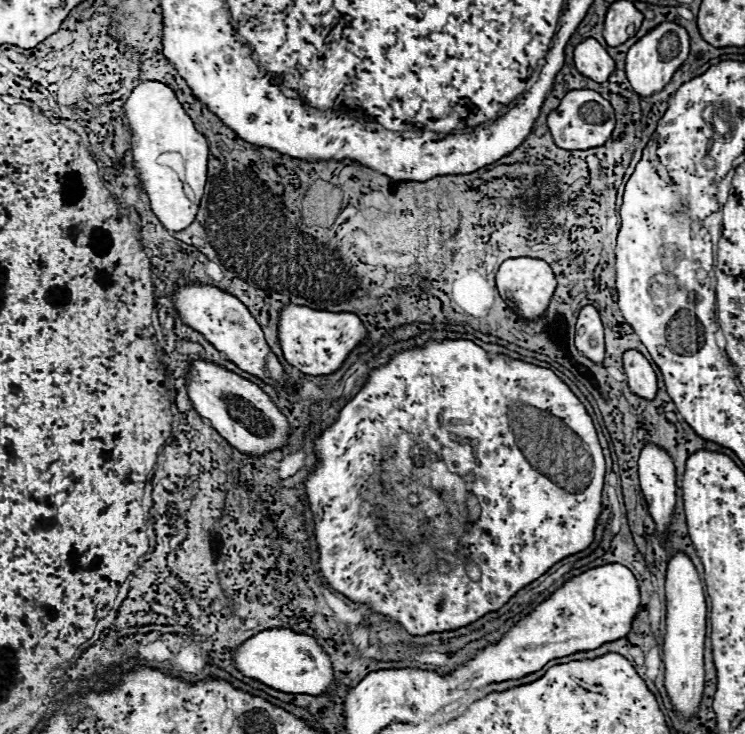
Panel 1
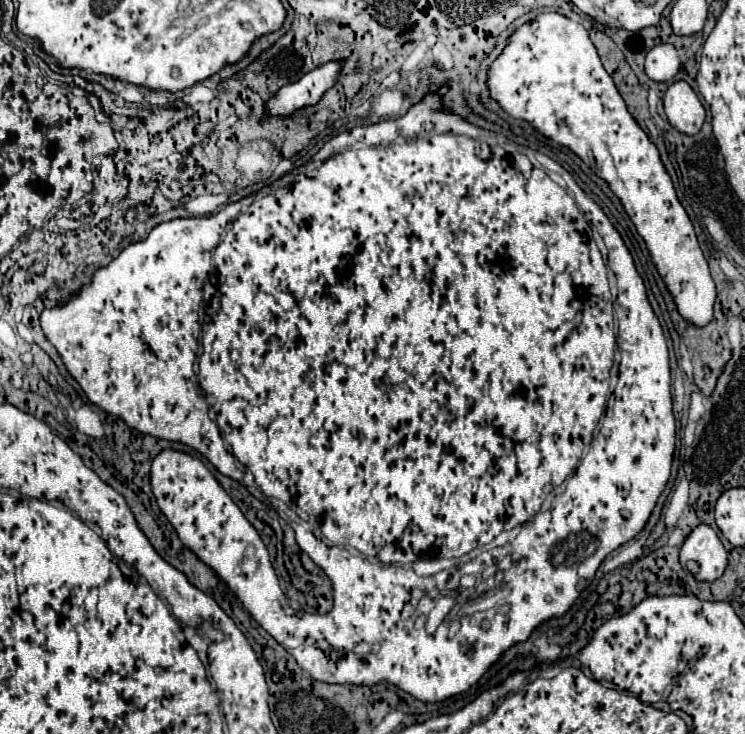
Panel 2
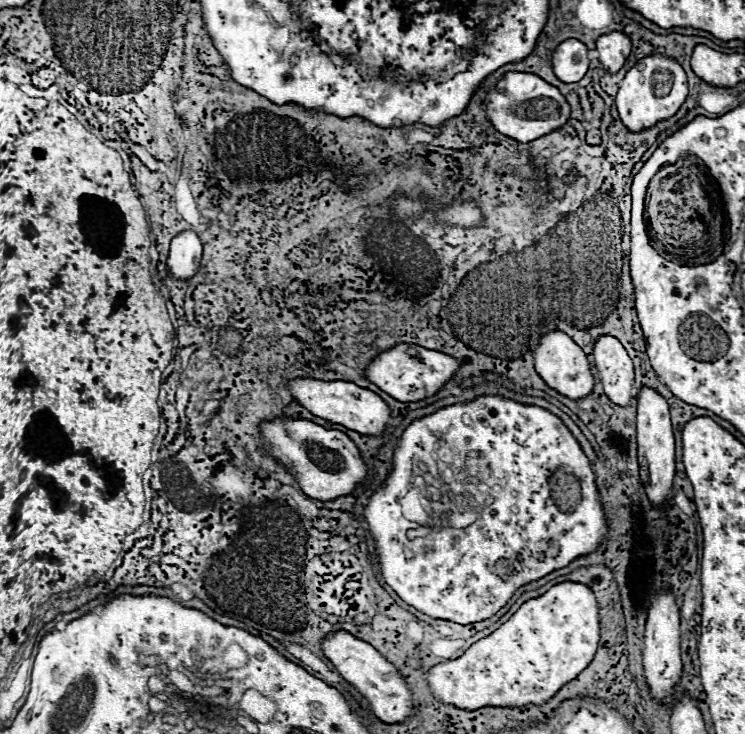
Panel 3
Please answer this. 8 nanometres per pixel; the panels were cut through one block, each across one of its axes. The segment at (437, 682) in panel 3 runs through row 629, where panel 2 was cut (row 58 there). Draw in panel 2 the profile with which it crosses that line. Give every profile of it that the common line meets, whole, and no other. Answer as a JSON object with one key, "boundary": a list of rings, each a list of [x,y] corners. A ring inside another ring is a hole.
{"boundary":[[[558,12],[538,14],[532,22],[526,22],[512,34],[508,46],[502,50],[502,54],[488,72],[488,88],[490,96],[510,116],[530,122],[546,138],[570,148],[574,154],[582,158],[584,164],[588,164],[602,180],[610,184],[612,192],[620,198],[624,210],[634,222],[638,234],[644,238],[652,262],[656,264],[664,284],[674,296],[678,312],[694,326],[706,326],[712,320],[716,288],[708,264],[698,246],[694,226],[674,192],[672,180],[660,160],[658,148],[650,142],[646,132],[630,116],[624,98],[620,96],[614,80],[604,70],[586,28]]]}

